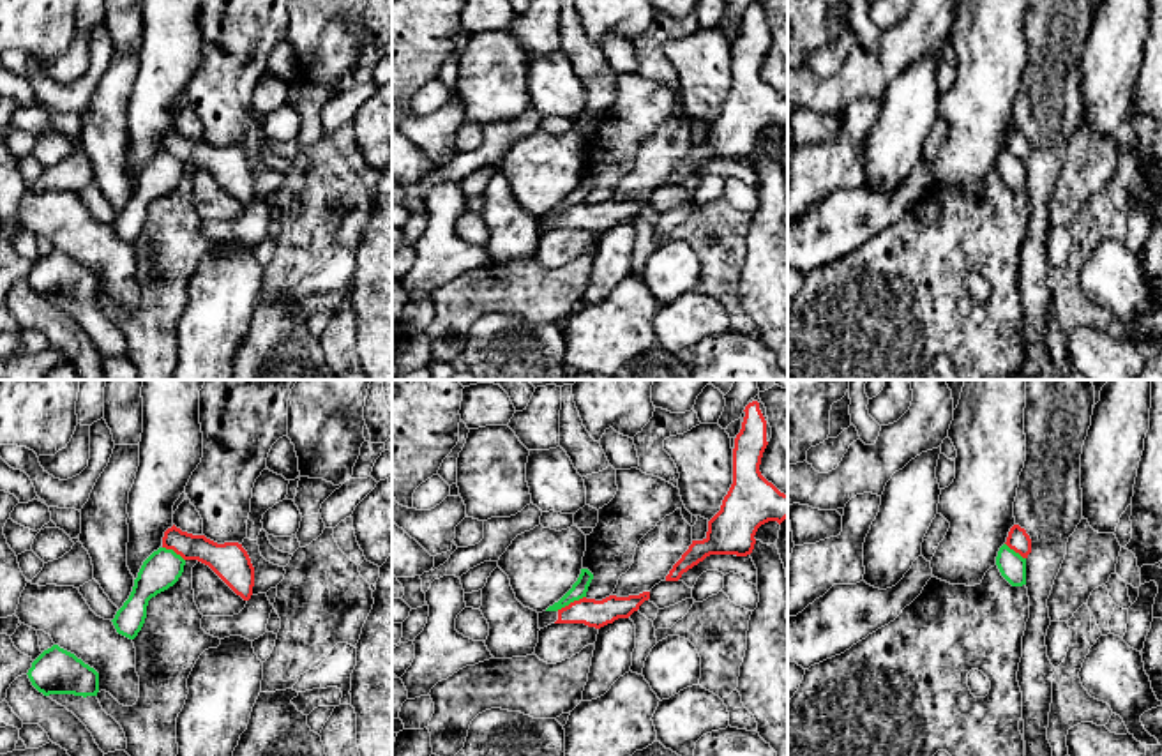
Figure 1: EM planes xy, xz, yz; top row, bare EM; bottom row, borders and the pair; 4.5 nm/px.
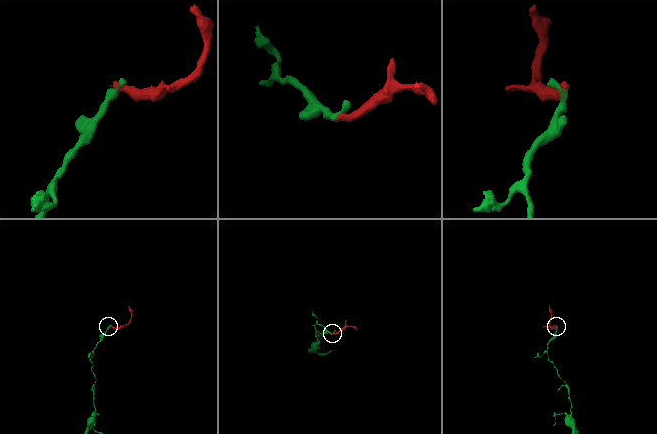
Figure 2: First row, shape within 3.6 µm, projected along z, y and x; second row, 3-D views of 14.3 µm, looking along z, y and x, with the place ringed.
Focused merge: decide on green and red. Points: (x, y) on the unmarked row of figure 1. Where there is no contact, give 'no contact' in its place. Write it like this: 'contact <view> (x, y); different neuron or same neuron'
contact xz (571, 205); different neuron

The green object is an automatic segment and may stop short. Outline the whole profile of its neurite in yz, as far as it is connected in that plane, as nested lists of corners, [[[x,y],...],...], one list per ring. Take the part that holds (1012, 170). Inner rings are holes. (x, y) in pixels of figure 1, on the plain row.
[[[1007,148],[1000,152],[998,161],[996,161],[996,170],[1001,180],[1012,191],[1026,189],[1026,163],[1022,163],[1019,157],[1010,154]]]

